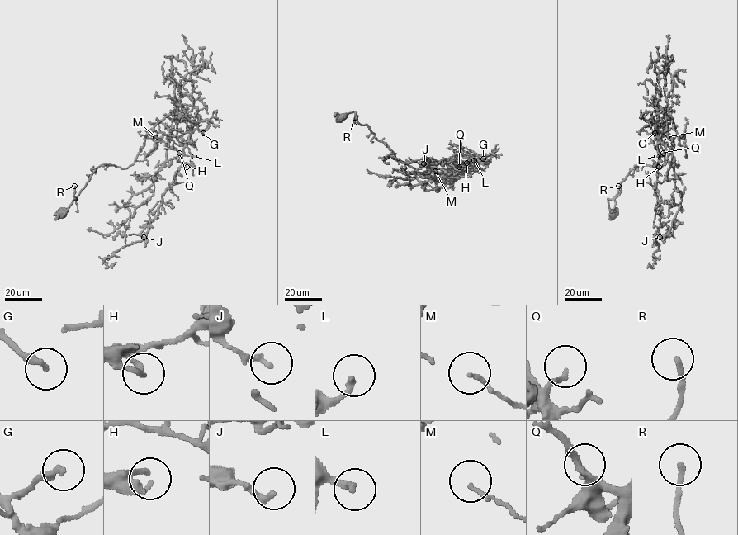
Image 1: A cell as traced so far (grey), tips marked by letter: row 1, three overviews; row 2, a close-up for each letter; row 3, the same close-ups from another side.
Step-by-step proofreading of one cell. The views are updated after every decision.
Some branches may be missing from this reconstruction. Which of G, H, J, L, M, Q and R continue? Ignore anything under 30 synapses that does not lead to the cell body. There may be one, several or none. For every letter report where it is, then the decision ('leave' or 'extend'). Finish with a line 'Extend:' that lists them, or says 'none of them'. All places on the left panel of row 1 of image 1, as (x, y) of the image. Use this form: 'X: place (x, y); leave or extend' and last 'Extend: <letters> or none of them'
G: place (203, 133); extend
H: place (186, 167); leave
J: place (144, 237); leave
L: place (194, 156); extend
M: place (155, 137); leave
Q: place (179, 153); leave
R: place (74, 186); leave
Extend: G, L

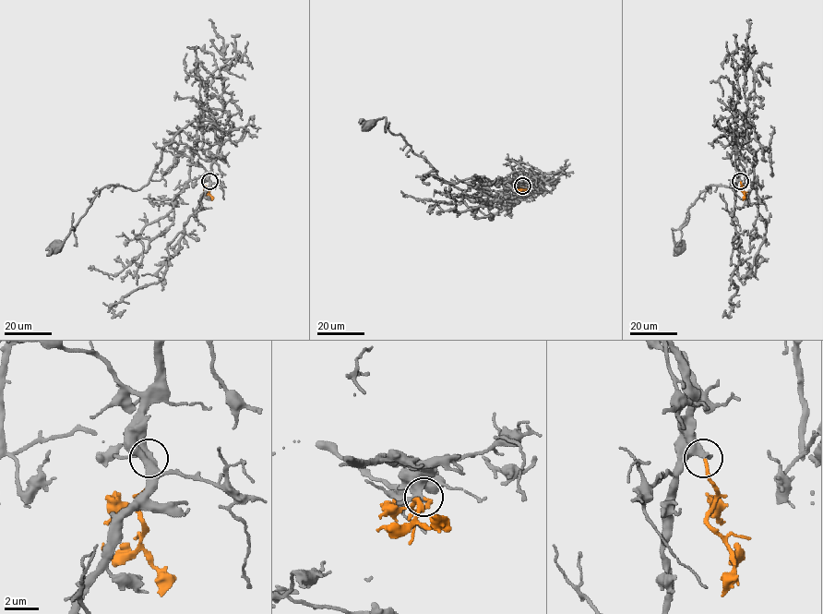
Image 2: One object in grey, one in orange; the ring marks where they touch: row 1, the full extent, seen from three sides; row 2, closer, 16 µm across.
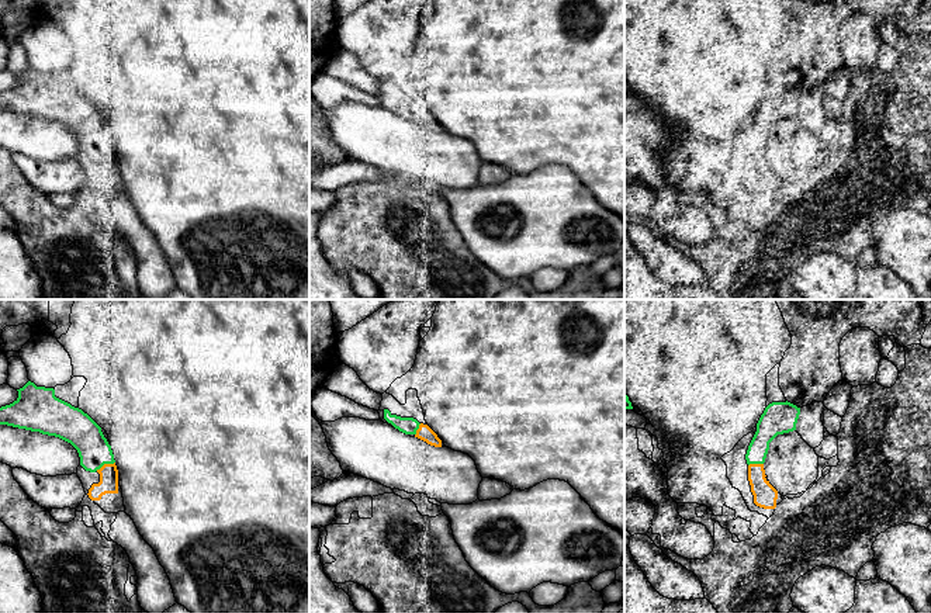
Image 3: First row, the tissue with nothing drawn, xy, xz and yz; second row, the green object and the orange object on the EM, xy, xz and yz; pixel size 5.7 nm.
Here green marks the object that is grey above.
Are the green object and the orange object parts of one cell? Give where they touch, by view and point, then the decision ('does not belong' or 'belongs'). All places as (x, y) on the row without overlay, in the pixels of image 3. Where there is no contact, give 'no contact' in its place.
xy (104, 148) | belongs

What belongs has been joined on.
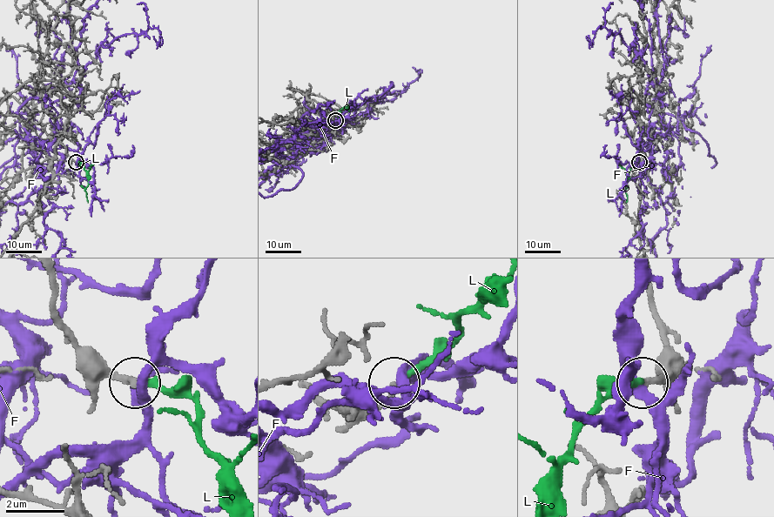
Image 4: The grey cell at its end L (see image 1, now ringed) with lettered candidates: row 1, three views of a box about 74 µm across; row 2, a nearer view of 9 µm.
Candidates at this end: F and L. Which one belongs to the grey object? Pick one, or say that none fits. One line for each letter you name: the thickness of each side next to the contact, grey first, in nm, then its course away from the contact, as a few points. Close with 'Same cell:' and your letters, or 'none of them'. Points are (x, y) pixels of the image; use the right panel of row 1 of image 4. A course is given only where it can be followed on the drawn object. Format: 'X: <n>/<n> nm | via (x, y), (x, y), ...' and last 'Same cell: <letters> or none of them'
L: 220/200 nm | via (639, 162), (628, 174), (626, 202)
Same cell: L

